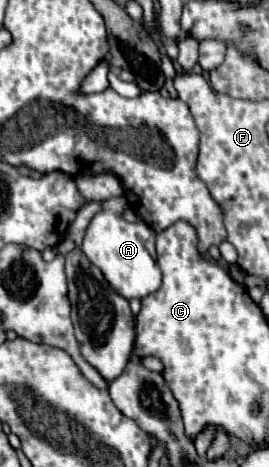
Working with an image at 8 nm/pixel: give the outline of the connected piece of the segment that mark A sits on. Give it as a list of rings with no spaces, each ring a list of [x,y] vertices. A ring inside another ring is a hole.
[[[125,197],[103,201],[103,211],[99,211],[85,233],[83,253],[97,265],[109,285],[125,299],[143,299],[161,285],[161,269],[155,263],[155,233],[147,225],[129,223],[121,217],[127,205]]]

